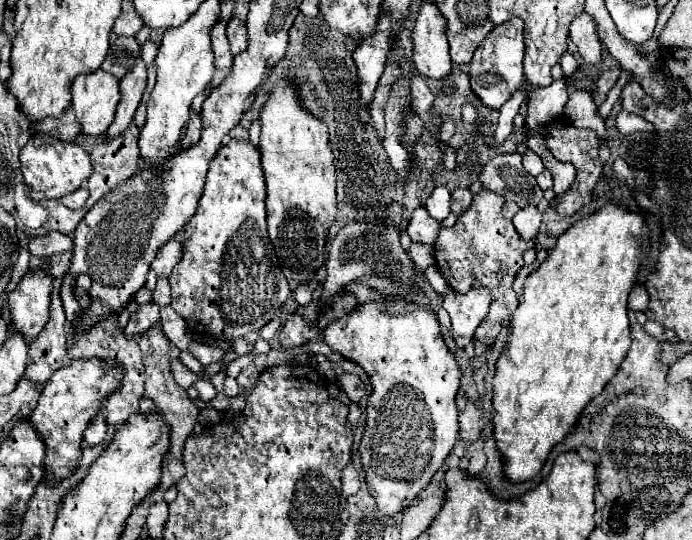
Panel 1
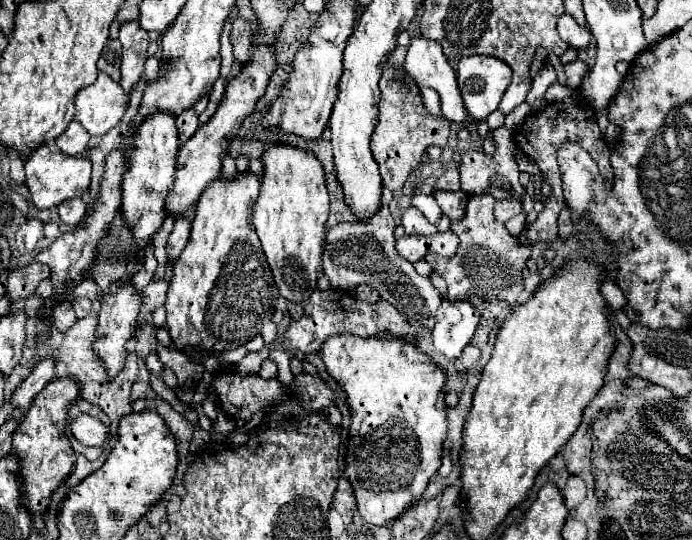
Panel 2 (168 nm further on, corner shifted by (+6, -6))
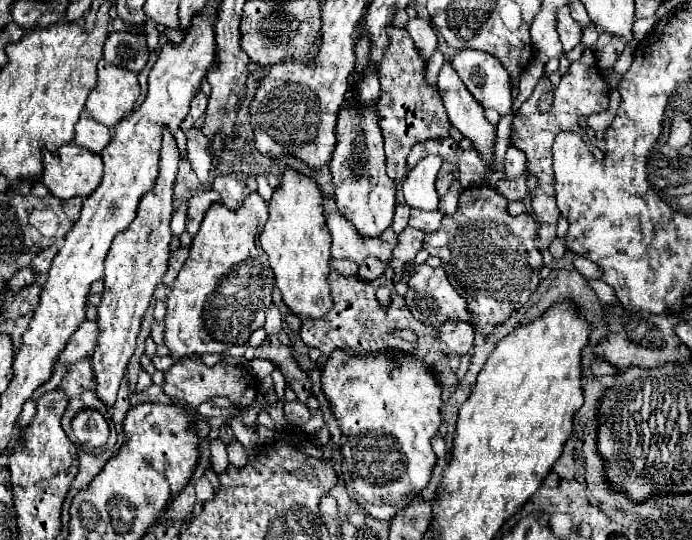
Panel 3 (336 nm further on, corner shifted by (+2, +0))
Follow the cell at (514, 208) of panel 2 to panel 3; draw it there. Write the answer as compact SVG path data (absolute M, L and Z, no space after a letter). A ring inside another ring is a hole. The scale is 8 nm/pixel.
M525 176L517 178L517 180L499 180L495 186L507 200L519 202L527 196L527 186L525 186Z

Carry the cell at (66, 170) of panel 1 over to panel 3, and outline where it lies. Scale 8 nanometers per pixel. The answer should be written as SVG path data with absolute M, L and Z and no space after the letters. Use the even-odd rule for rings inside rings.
M73 142L63 144L57 152L43 150L43 174L41 182L49 188L49 192L59 200L69 200L73 196L89 196L97 190L97 184L103 176L103 162L99 154L93 154L85 148L75 146Z

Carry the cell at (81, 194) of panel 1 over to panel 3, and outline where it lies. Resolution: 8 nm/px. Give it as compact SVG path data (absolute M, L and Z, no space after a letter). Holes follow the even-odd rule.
M73 196L73 198L69 198L69 200L63 202L63 210L65 210L65 214L67 214L67 218L71 222L77 220L79 210L81 210L81 204L83 204L83 198L79 198L79 196Z

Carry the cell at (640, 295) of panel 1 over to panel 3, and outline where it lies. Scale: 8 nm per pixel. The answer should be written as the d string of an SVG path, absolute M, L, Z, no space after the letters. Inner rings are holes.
M577 256L577 258L573 260L573 264L575 264L575 268L577 268L587 280L601 280L601 278L603 278L601 268L597 268L597 264L593 264L593 262L587 260L587 258Z

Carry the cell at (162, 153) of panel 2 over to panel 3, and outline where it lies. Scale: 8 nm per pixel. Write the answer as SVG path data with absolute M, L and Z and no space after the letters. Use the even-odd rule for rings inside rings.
M165 126L163 128L163 146L161 146L161 164L159 164L159 176L155 180L153 190L149 190L145 196L139 200L137 216L125 228L119 232L113 240L113 246L105 258L105 290L103 290L103 300L99 304L97 312L97 324L99 324L99 338L95 352L91 354L91 364L95 370L95 392L97 396L107 404L113 406L119 382L125 376L129 358L135 352L135 342L137 334L141 330L141 320L151 304L153 290L161 282L165 270L167 270L167 260L171 256L169 242L173 238L169 222L173 214L173 184L177 176L181 156L177 142L173 138L173 132Z

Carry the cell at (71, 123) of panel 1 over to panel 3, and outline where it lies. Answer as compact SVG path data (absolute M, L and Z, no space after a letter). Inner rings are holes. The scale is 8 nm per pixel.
M81 112L81 118L79 122L75 124L75 138L73 138L73 144L89 150L89 152L95 152L99 154L107 142L111 140L111 130L105 128L103 124L99 124L97 120L93 120L89 116L89 112Z

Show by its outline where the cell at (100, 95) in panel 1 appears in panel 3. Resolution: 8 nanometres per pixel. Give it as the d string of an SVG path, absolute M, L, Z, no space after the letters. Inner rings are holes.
M105 60L97 64L97 72L99 80L89 92L85 108L97 122L105 124L107 128L115 128L135 106L139 96L137 74Z

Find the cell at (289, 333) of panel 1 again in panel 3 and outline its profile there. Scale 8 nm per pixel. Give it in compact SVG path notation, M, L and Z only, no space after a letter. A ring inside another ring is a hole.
M331 272L329 274L329 286L331 286L331 298L333 298L331 312L327 312L323 318L305 318L303 326L299 330L299 336L307 346L319 348L325 356L329 356L335 348L349 348L349 346L353 346L353 352L401 350L401 352L415 354L417 358L425 360L425 364L429 368L433 368L443 358L443 350L441 350L441 344L435 336L435 328L429 328L427 324L413 318L413 314L407 310L403 298L395 294L393 282L387 280L385 276L381 276L373 282L363 282L357 276L345 278L341 274ZM379 286L391 288L391 304L389 306L381 306L375 300L375 290ZM393 328L413 330L417 334L417 340L407 342L407 340L401 340L401 338L389 334Z

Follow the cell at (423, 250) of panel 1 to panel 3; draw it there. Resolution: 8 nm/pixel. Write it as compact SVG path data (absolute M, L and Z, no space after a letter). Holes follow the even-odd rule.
M405 228L399 234L399 242L393 250L393 260L391 260L391 268L395 272L399 272L399 268L405 262L411 262L415 258L415 254L423 248L423 238L425 238L425 232L413 230L413 228Z

